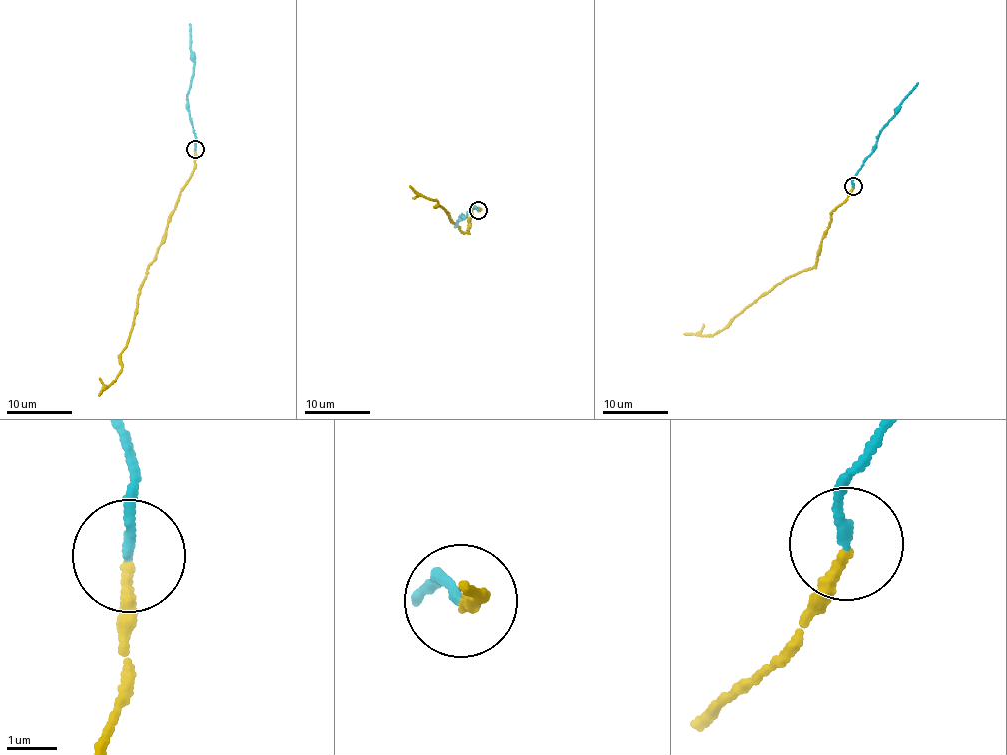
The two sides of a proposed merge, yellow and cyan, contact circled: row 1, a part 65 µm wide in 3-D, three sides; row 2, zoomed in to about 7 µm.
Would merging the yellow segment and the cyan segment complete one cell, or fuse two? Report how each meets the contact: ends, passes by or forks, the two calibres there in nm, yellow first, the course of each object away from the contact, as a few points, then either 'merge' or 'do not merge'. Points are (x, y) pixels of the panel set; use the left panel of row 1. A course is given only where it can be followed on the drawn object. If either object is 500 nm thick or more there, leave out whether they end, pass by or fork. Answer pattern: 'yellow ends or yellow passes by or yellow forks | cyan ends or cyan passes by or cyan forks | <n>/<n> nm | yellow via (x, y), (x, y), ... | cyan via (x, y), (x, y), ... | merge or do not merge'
yellow ends | cyan ends | 200/180 nm | yellow via (195, 151), (194, 168), (140, 290), (138, 310), (120, 357), (123, 365), (99, 395) | cyan via (195, 149), (187, 93), (194, 59), (190, 23) | merge

